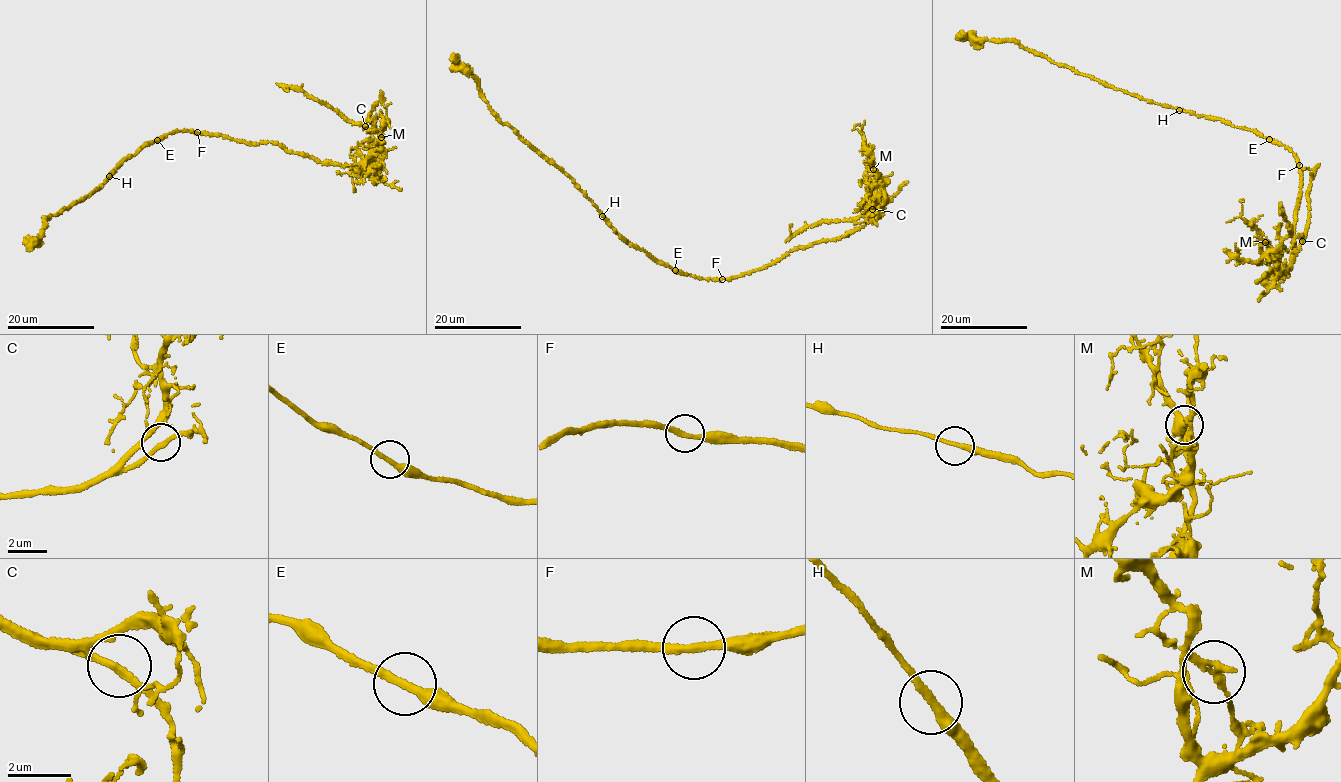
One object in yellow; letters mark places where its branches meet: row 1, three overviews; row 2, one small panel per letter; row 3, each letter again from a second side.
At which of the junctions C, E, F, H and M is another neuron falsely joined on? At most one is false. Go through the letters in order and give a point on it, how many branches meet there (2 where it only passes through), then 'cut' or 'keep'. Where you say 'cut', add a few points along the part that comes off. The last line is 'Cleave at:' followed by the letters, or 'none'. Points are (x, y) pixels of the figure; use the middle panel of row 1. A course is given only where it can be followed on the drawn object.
C: place (872, 209); branches 2; keep
E: place (675, 270); branches 2; keep
F: place (722, 279); branches 2; keep
H: place (602, 216); branches 2; keep
M: place (873, 169); branches 2; cut; course (873, 170), (873, 166), (879, 182), (872, 189), (873, 202), (860, 216), (826, 221), (793, 236), (791, 224)
Cleave at: M

